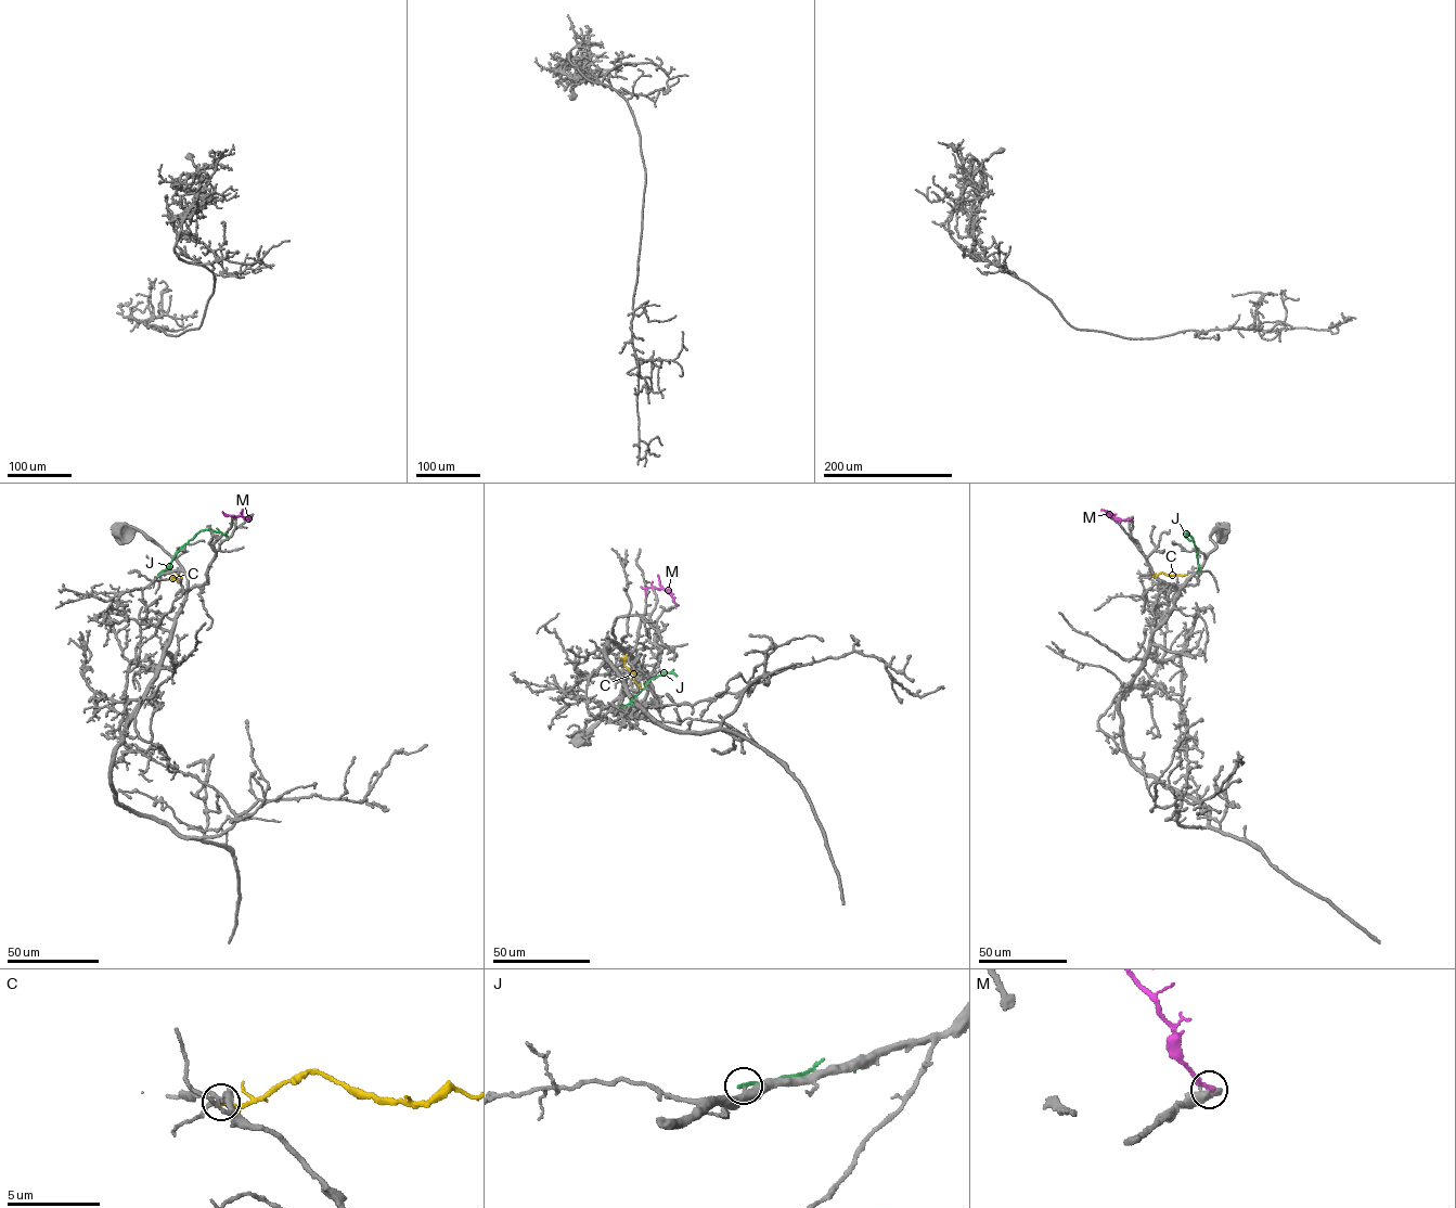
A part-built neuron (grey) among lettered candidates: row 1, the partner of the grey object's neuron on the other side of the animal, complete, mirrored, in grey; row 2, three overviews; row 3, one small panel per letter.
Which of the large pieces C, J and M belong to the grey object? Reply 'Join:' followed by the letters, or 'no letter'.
Join: no letter

